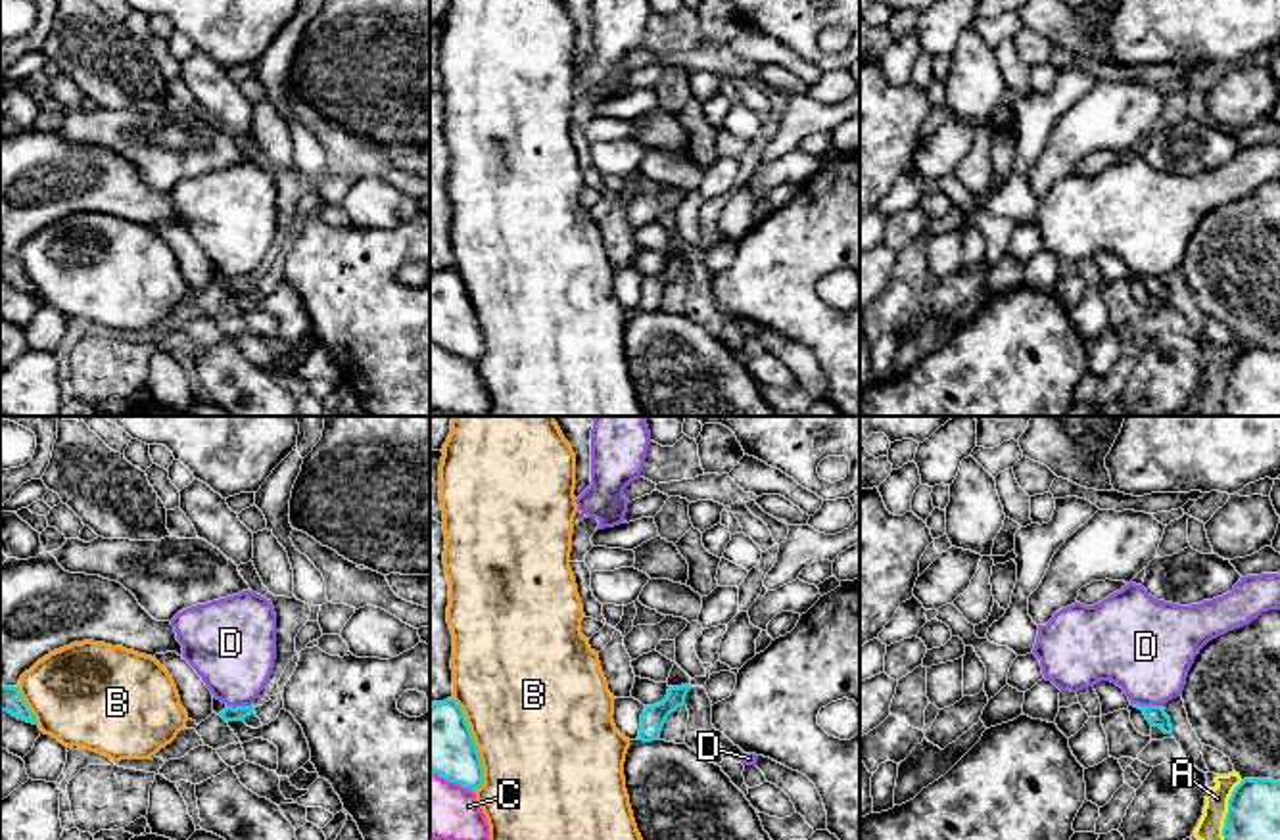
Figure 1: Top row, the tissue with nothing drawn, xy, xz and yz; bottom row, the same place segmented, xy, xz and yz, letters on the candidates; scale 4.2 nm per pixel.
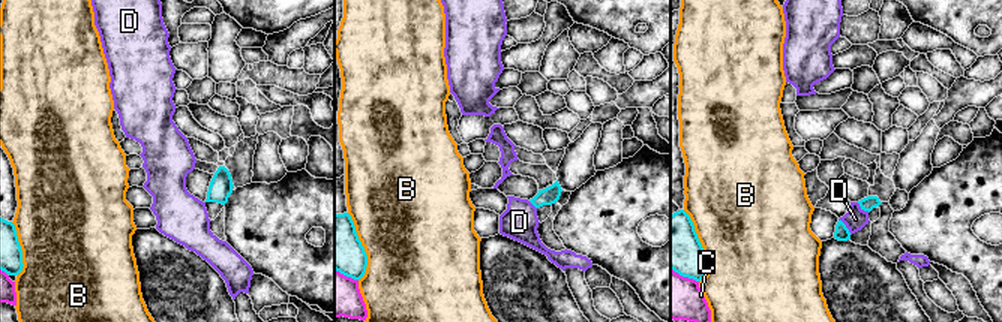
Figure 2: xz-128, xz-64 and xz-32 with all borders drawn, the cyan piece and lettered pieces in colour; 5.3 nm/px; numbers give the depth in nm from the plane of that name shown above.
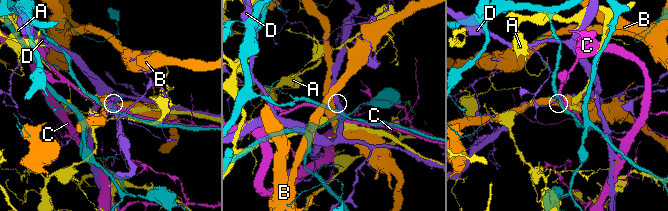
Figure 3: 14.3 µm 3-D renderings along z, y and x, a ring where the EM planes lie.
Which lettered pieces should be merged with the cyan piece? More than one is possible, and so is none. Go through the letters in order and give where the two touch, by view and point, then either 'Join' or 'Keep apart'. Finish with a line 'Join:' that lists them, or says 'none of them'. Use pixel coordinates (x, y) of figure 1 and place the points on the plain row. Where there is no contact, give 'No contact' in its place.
A: Touches cyan at yz (1227, 384). Keep apart
B: Touches cyan at xz (474, 315). Keep apart
C: Touches cyan at xz (451, 351). Keep apart
D: Touches cyan at yz (1146, 277). Keep apart
Join: none of them

